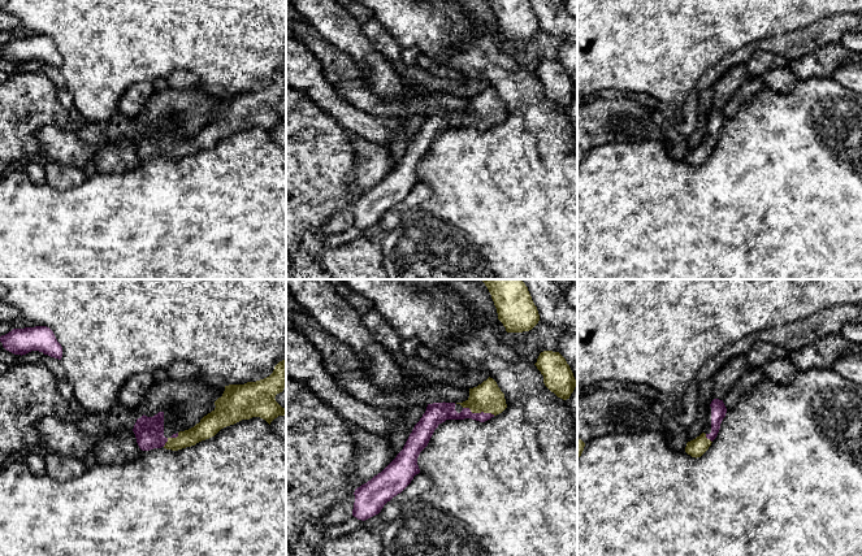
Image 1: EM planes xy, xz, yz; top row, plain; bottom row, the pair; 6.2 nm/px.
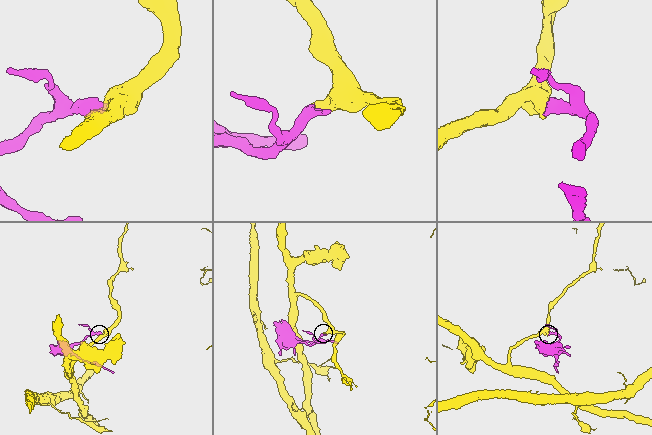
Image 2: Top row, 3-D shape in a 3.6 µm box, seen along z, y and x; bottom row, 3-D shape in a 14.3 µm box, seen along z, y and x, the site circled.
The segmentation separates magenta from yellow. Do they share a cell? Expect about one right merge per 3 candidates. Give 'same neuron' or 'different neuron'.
same neuron

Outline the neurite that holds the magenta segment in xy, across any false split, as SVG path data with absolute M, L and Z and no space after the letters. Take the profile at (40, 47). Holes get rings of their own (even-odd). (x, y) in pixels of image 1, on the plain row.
M47 35L13 38L1 44L0 51L7 60L14 64L22 65L31 60L39 60L59 69L62 66L62 56Z

